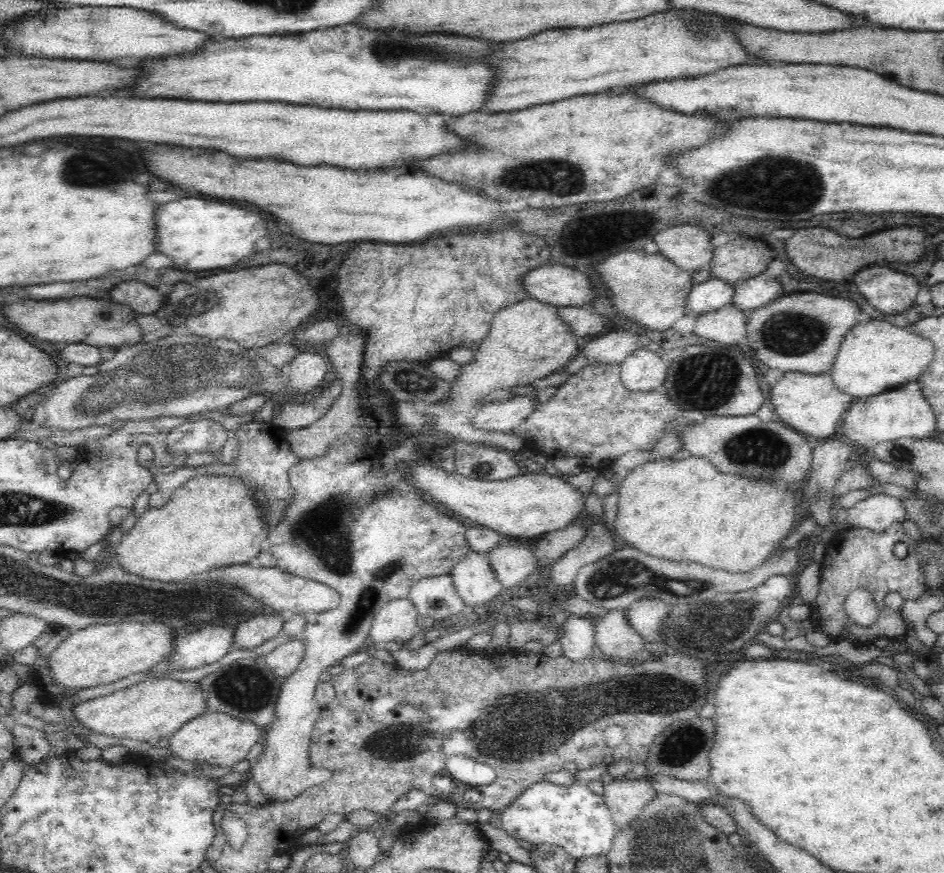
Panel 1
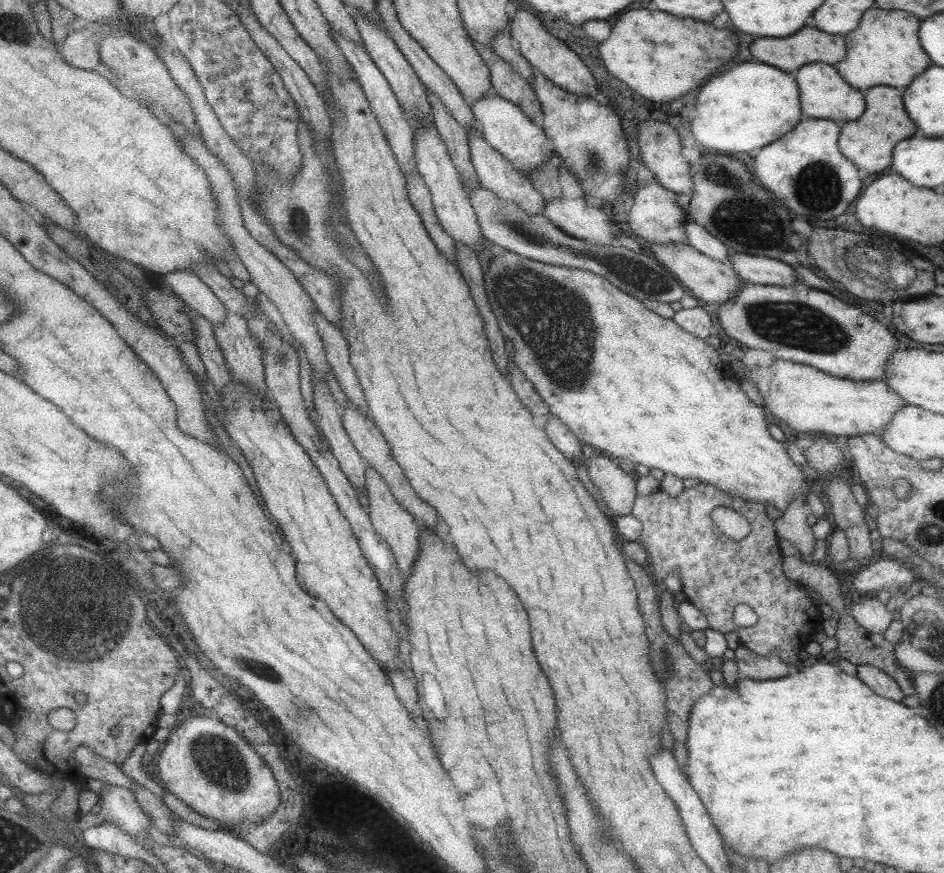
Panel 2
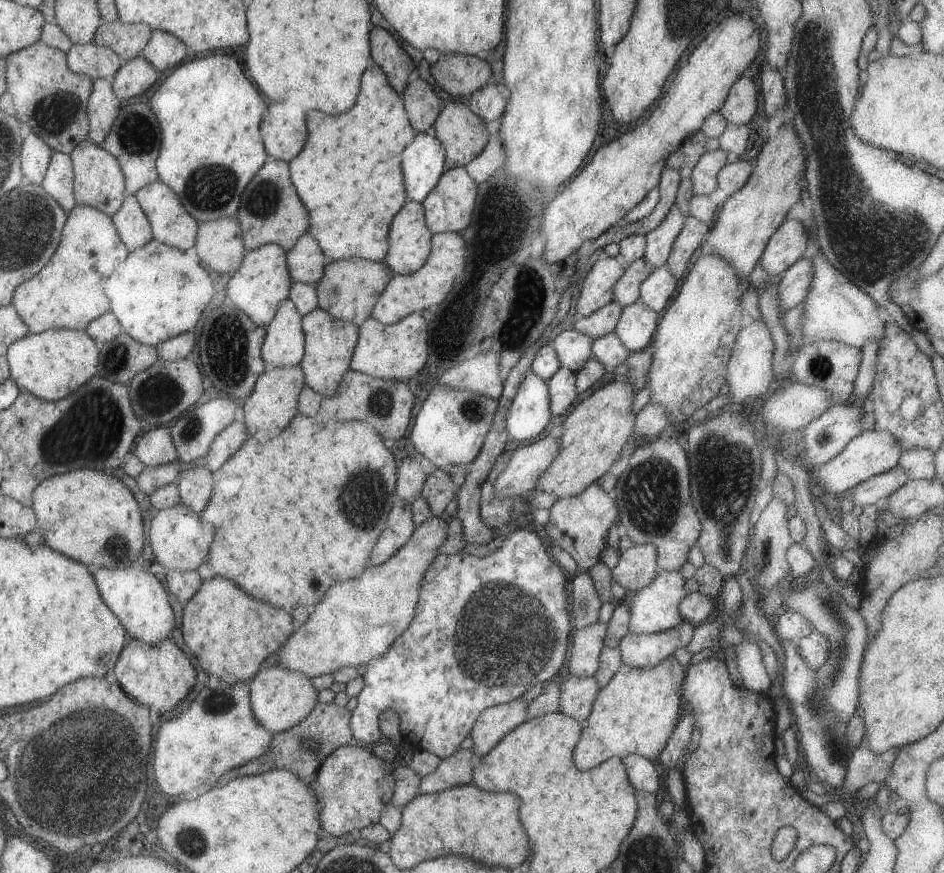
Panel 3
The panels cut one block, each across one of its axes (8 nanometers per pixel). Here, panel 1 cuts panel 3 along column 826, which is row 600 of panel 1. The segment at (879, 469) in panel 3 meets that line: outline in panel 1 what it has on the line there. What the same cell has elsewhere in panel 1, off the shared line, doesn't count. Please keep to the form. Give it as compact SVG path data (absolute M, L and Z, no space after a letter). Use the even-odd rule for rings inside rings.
M469 551L448 574L468 616L478 612L479 606L486 606L503 590L485 554Z

